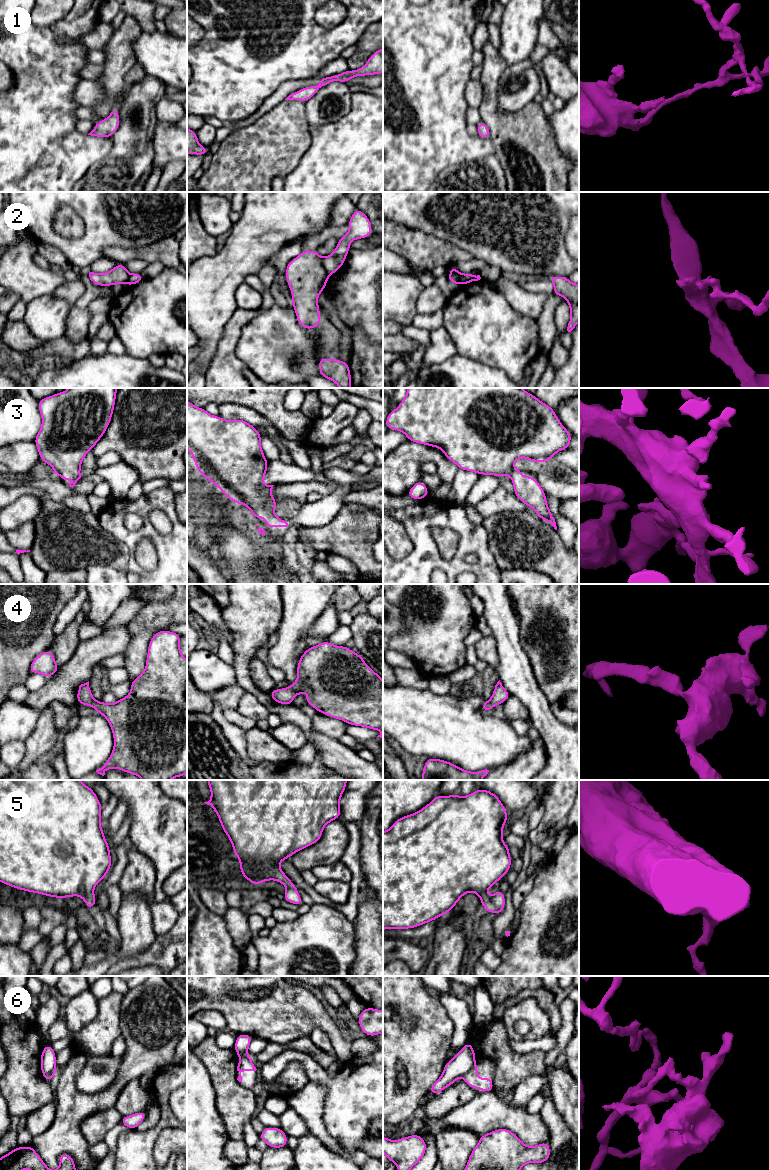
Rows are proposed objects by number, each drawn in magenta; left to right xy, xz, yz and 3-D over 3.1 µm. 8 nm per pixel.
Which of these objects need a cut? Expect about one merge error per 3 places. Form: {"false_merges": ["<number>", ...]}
{"false_merges": ["2", "6"]}

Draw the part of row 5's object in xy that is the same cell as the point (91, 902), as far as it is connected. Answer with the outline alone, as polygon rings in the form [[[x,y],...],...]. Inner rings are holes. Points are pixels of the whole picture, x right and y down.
[[[0,780],[0,882],[48,897],[80,896],[88,910],[97,906],[94,888],[112,866],[100,825],[102,808],[93,789],[80,780]]]

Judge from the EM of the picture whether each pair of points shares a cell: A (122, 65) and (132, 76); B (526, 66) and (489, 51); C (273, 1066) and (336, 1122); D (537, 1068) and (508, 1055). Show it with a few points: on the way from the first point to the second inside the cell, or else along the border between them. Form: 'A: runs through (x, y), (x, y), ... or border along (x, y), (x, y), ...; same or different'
A: border along (135, 63), (125, 75), (125, 87); different
B: border along (507, 64), (500, 76), (498, 86); different
C: runs through (296, 1057), (302, 1058), (336, 1091), (336, 1099); same
D: runs through (530, 1064), (517, 1064), (515, 1062); same

